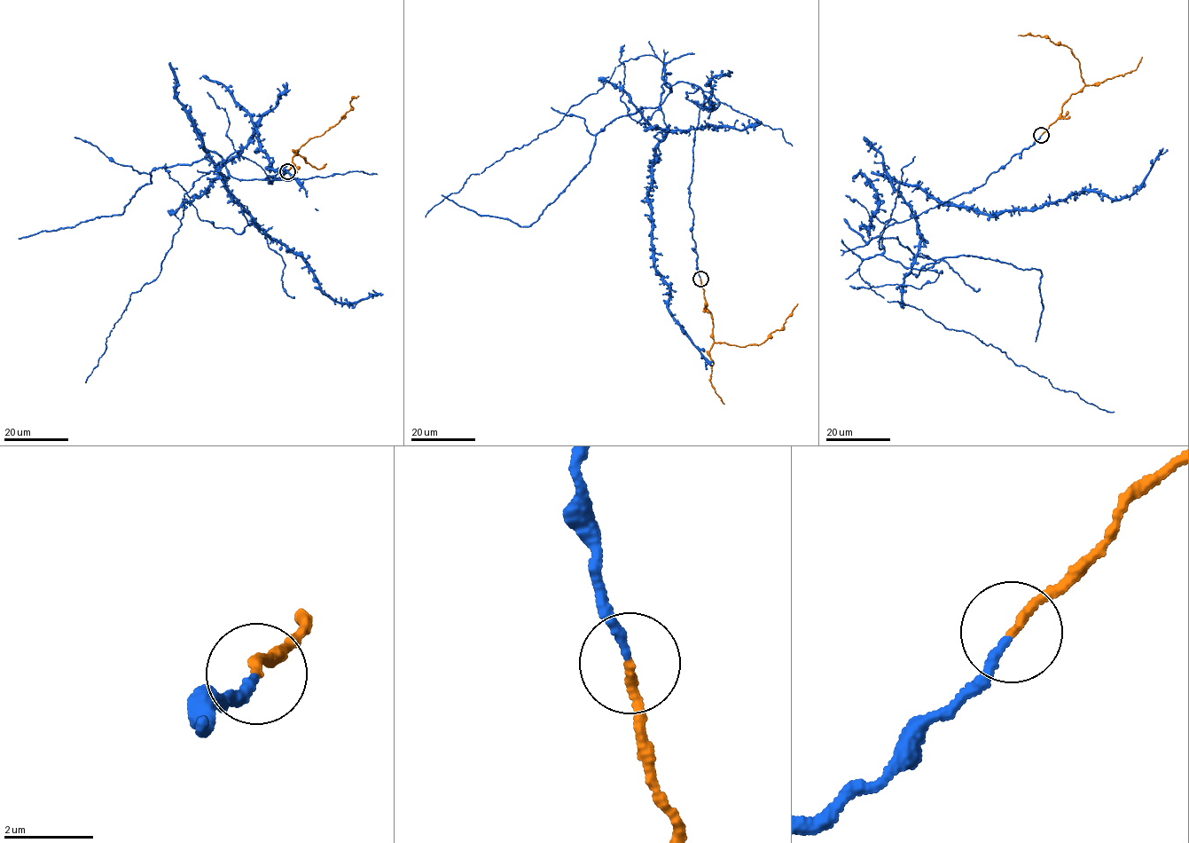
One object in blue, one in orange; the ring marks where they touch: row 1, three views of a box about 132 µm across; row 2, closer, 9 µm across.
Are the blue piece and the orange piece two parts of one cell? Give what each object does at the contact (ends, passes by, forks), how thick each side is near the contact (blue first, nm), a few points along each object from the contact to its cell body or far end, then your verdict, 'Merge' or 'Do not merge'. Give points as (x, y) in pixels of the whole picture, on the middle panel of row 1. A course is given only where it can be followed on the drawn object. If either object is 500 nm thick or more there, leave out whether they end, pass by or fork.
At the ring blue ends. At the ring orange ends. Thickness 200 nm (blue) against 190 nm. Course of blue: (700, 278), (689, 190), (704, 99), (683, 82), (662, 85), (641, 124), (604, 81), (426, 216). Course of orange: (700, 279), (705, 303), (713, 320), (715, 342), (740, 347), (762, 343), (784, 326), (797, 303). Merge

